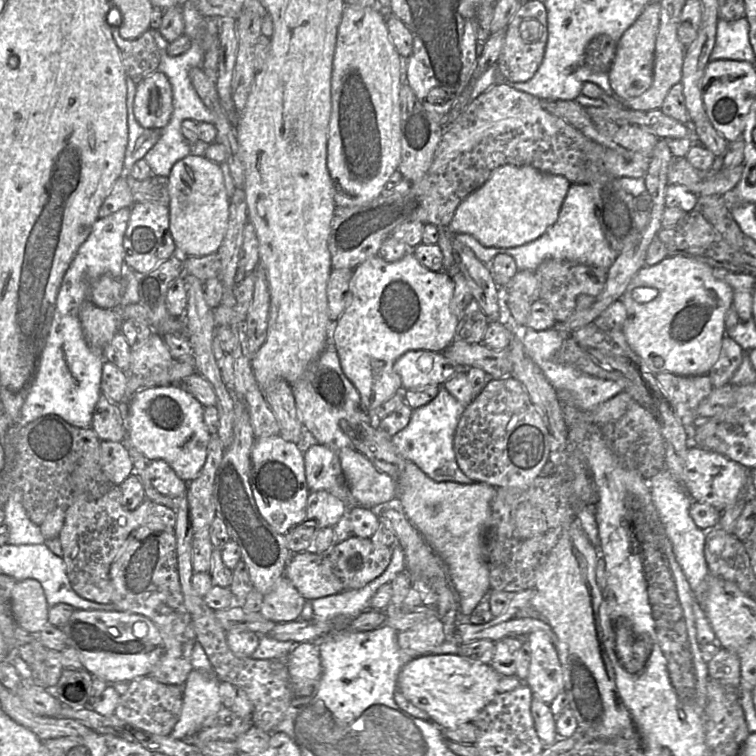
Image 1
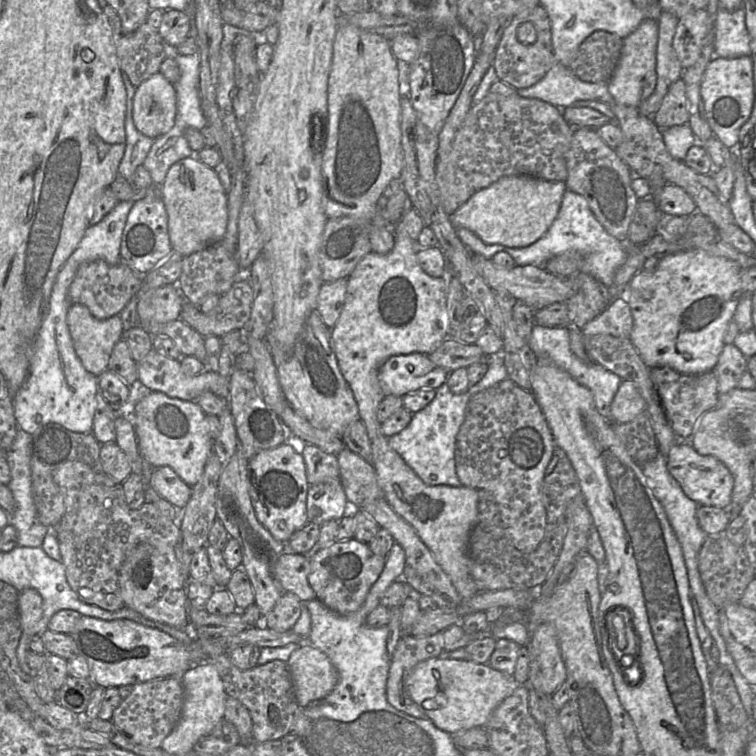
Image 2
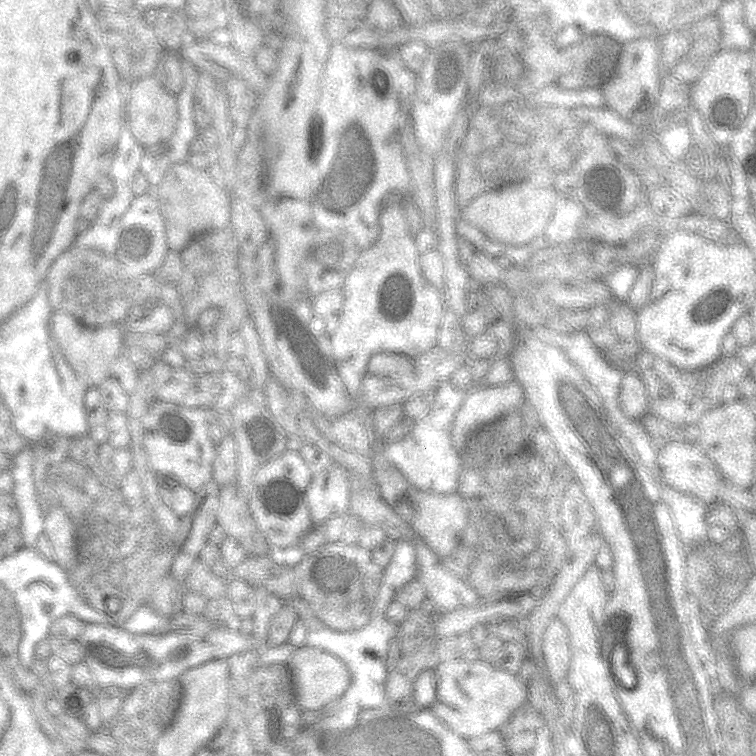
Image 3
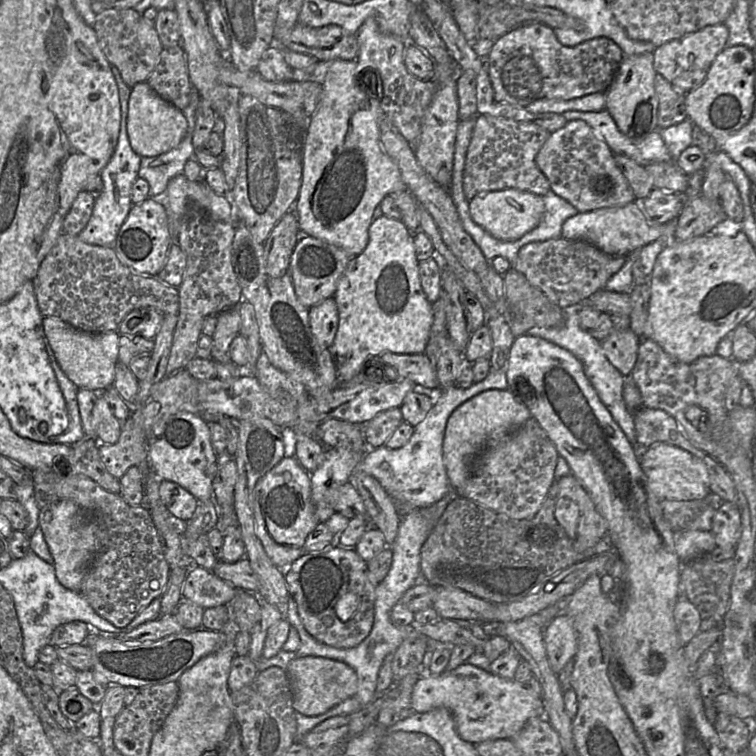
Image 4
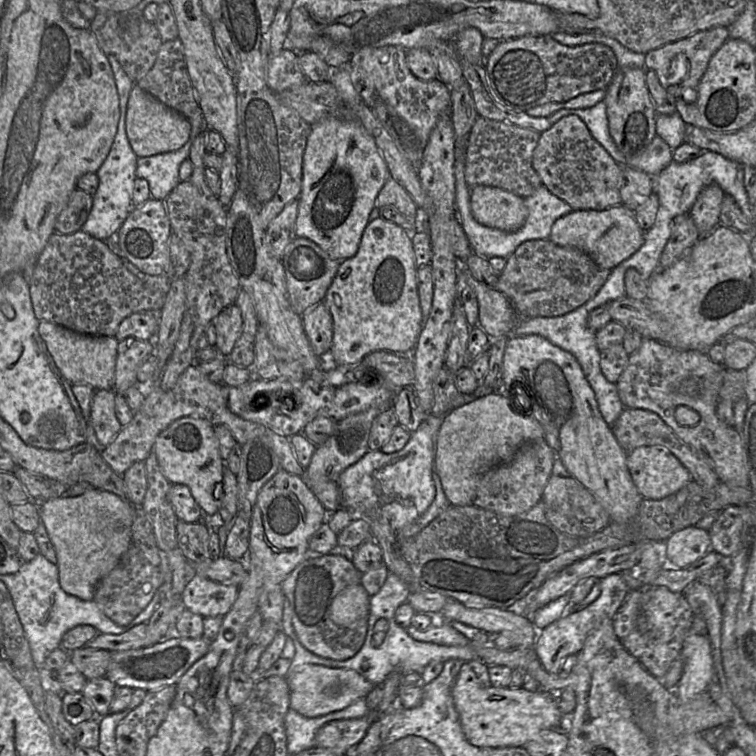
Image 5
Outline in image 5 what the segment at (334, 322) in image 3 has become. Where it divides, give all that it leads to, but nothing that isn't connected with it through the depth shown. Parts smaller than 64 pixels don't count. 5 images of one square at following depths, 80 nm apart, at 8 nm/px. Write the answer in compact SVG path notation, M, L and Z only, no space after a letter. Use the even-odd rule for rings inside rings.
M324 302L309 308L303 315L304 332L314 353L320 357L330 352L333 340L333 319Z

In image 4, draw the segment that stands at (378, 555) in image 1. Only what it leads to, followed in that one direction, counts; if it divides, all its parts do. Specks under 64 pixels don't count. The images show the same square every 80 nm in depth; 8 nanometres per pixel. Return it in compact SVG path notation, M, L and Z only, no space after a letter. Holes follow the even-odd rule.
M335 544L317 552L304 553L285 570L285 581L289 595L295 600L299 617L306 631L317 641L326 645L347 649L359 645L369 634L374 620L374 601L376 585L368 578L368 564L356 552L355 548L344 548ZM346 593L355 593L359 605L348 621L341 621L335 612L337 601Z

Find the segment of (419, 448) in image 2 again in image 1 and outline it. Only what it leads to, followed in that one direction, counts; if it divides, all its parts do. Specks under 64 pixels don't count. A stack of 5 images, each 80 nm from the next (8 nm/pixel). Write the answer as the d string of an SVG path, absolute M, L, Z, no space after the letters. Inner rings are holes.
M442 385L432 401L412 411L408 425L391 436L391 440L404 459L413 462L432 480L472 484L459 468L454 452L455 431L466 407Z

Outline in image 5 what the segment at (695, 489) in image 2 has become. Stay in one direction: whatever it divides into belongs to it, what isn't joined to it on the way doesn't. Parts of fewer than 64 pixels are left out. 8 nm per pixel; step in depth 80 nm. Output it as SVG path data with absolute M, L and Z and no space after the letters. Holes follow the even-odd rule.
M663 446L635 448L628 452L626 464L644 499L663 499L693 480L679 459Z

